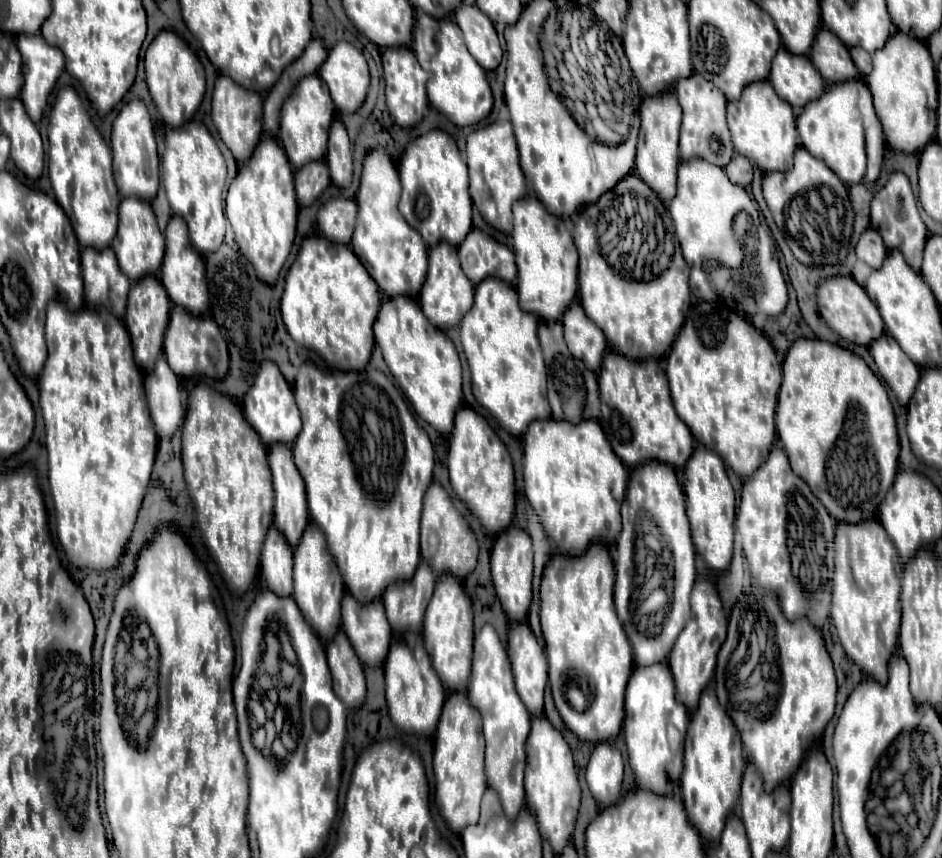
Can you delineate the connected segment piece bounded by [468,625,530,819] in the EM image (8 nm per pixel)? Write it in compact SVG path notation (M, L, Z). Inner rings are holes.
M484 625L474 639L474 665L468 685L468 697L472 705L482 713L484 721L484 739L486 739L486 777L488 783L498 791L504 811L514 819L524 805L524 765L526 753L524 743L530 733L530 713L520 701L506 649L498 639L492 625Z

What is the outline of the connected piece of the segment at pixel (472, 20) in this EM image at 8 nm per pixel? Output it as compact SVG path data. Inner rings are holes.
M462 5L456 9L456 23L464 33L464 41L474 59L486 71L496 69L502 59L502 47L490 17L476 5Z

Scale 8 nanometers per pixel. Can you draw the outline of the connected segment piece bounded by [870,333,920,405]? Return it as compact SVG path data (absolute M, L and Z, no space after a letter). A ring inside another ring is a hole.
M886 333L880 339L872 341L870 353L888 387L894 391L900 403L906 405L912 393L916 391L916 381L920 379L920 367Z

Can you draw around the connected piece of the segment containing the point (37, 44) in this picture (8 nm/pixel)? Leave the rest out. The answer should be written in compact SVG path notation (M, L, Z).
M40 33L18 35L18 49L22 55L22 101L34 123L40 121L48 95L64 69L64 55L60 49L48 45Z

